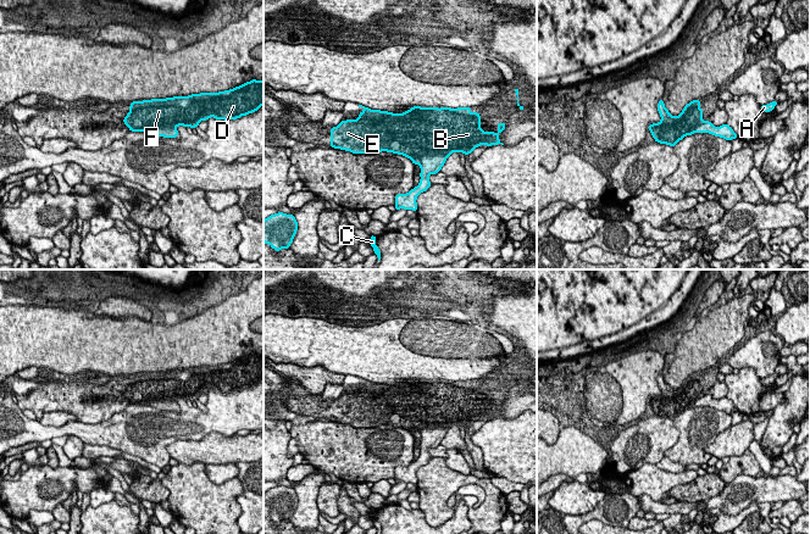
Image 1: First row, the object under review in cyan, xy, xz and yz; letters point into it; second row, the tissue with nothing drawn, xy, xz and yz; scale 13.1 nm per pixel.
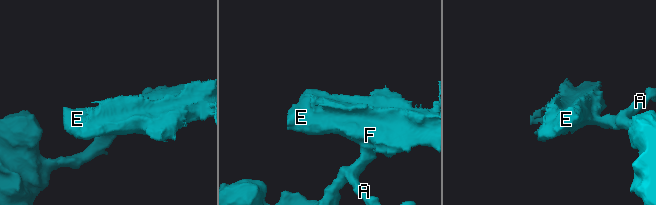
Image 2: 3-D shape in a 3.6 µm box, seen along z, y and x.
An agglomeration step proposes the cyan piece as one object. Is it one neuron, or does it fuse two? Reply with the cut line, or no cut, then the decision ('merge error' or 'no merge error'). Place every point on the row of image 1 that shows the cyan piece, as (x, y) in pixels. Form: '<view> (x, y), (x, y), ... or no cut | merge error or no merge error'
xz (448, 154), (425, 154), (419, 163) | merge error

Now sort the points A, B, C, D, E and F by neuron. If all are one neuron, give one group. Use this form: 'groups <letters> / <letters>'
groups A C / B D E F

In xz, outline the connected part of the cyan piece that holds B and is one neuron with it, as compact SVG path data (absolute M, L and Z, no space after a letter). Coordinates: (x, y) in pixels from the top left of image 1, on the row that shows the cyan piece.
M362 105L364 111L356 119L342 121L331 128L331 148L350 151L353 154L378 154L382 151L403 155L420 165L422 156L427 154L451 155L464 152L465 156L473 152L481 145L504 145L499 134L506 123L498 123L498 132L484 132L481 128L481 115L471 112L471 107L421 107L414 106L403 113L393 113L381 110L371 110Z

